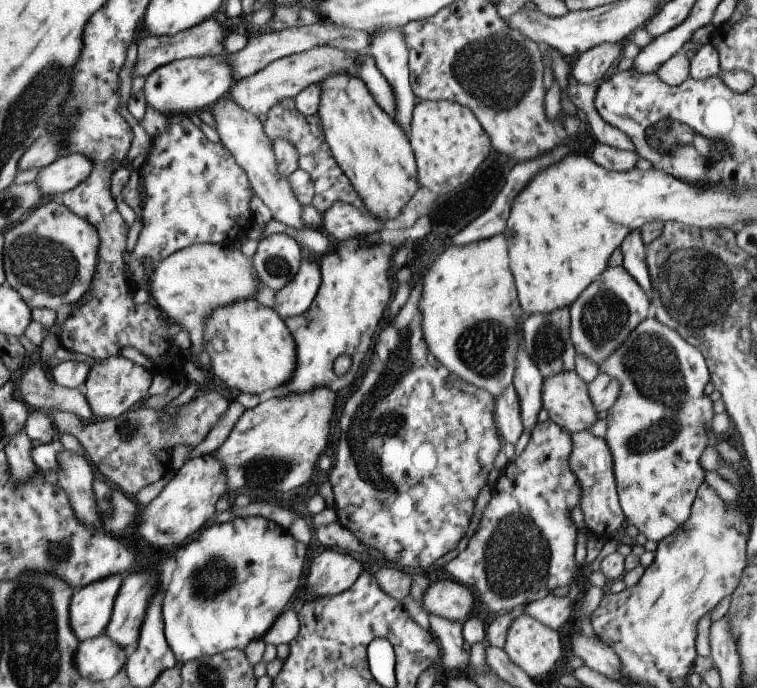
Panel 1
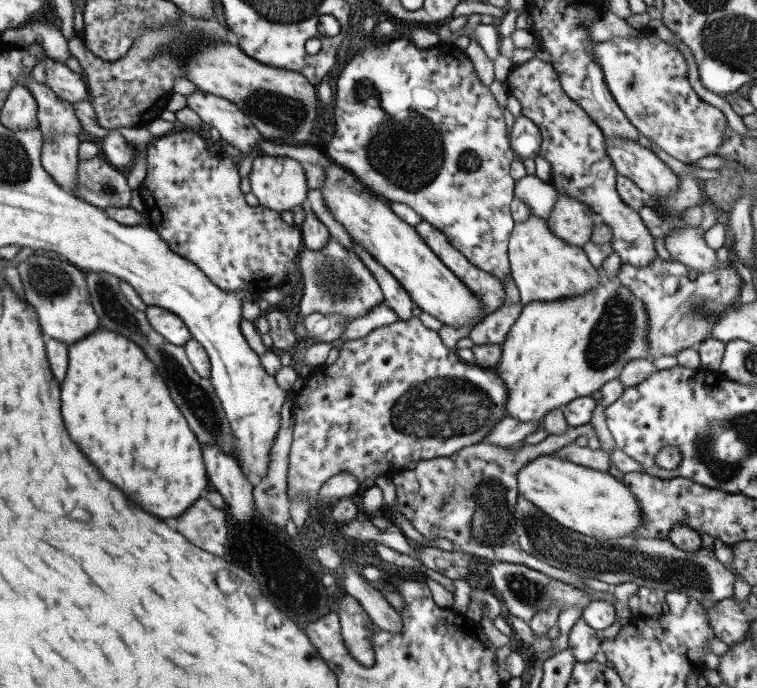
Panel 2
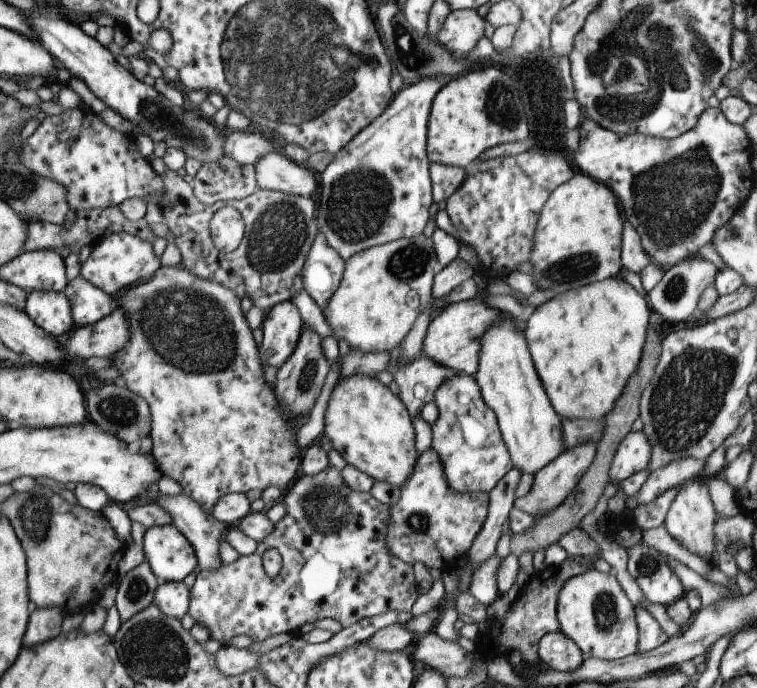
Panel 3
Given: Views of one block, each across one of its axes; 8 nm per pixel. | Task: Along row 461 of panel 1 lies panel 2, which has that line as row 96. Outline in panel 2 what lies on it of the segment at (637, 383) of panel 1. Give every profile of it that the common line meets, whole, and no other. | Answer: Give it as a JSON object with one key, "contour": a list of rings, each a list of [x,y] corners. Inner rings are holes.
{"contour":[[[652,34],[646,37],[612,37],[592,47],[606,87],[617,106],[638,130],[674,158],[695,165],[700,158],[716,155],[725,142],[727,119],[700,99],[687,79],[684,56]]]}

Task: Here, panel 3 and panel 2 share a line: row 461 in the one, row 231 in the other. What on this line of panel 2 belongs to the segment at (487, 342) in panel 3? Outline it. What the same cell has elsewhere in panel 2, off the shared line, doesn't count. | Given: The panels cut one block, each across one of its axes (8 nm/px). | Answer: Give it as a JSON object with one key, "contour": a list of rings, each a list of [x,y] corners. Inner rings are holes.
{"contour":[[[531,215],[526,221],[514,223],[509,238],[510,272],[523,305],[532,301],[544,302],[582,295],[600,281],[599,272],[590,264],[584,248],[566,243],[546,222],[544,218]]]}

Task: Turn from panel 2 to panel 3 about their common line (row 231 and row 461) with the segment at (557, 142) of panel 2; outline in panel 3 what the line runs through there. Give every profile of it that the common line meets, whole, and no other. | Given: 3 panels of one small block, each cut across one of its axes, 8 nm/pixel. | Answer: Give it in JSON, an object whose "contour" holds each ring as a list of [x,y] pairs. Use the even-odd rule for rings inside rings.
{"contour":[[[643,430],[630,431],[618,445],[609,470],[609,480],[620,484],[629,476],[646,470],[652,456],[650,440]]]}

